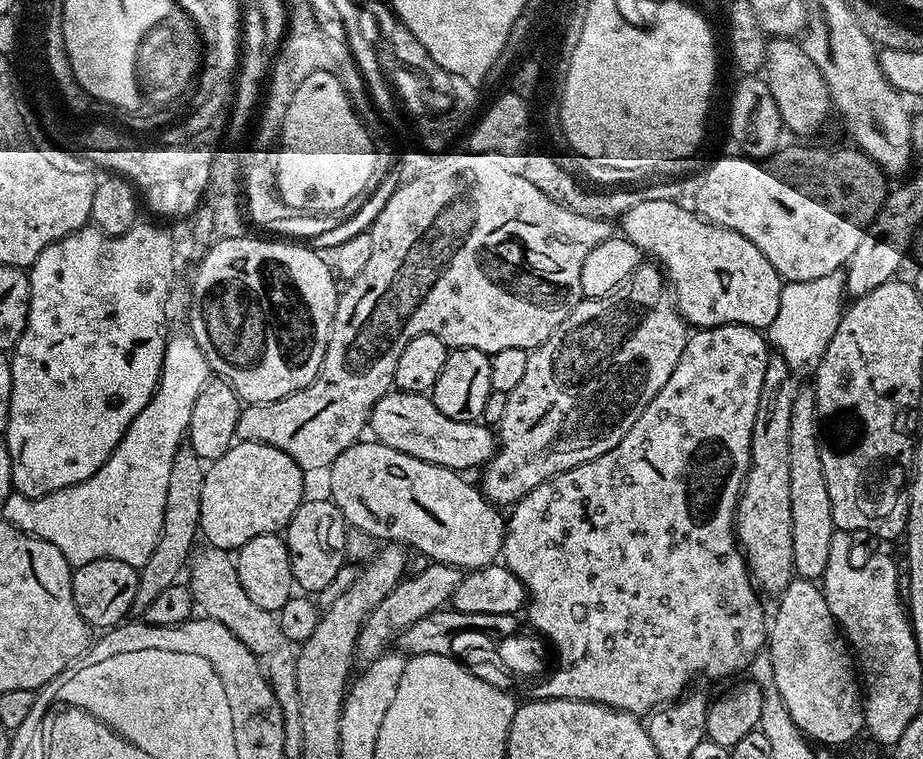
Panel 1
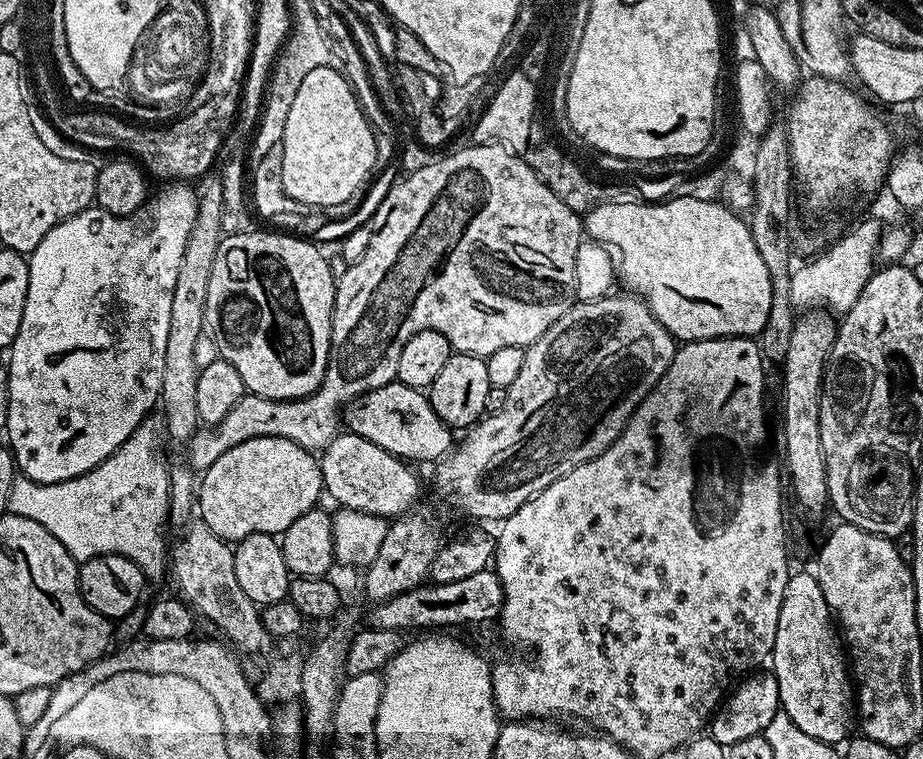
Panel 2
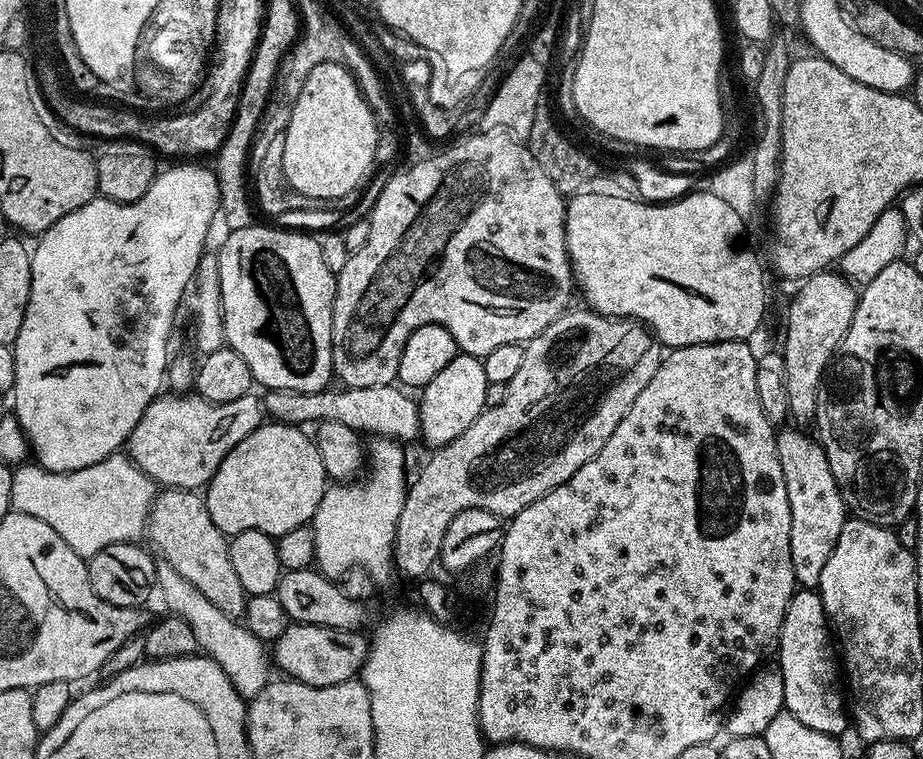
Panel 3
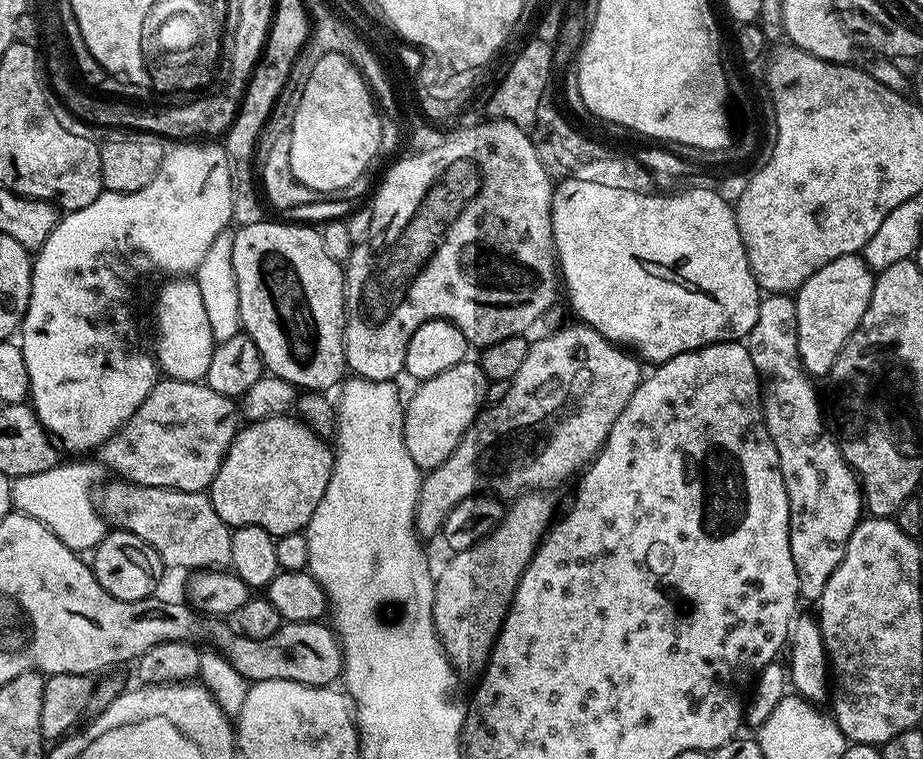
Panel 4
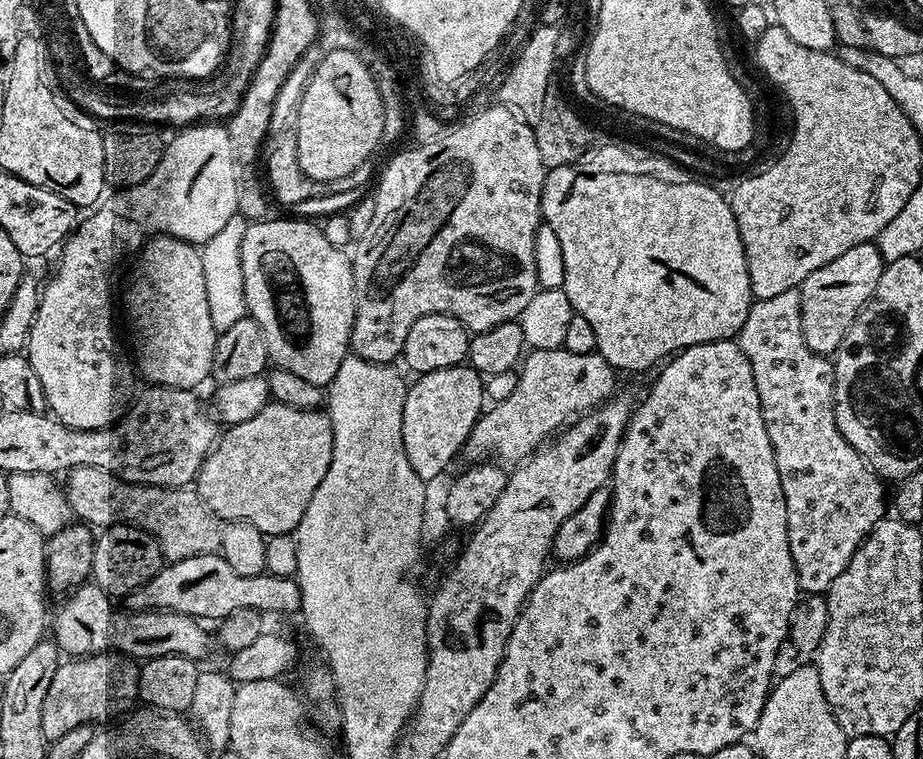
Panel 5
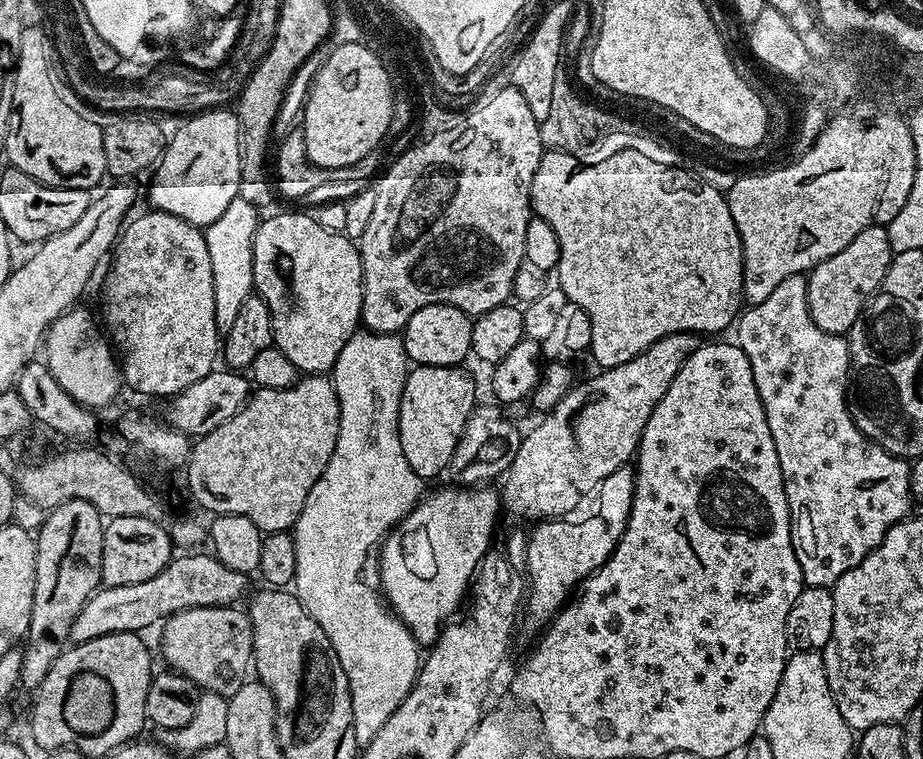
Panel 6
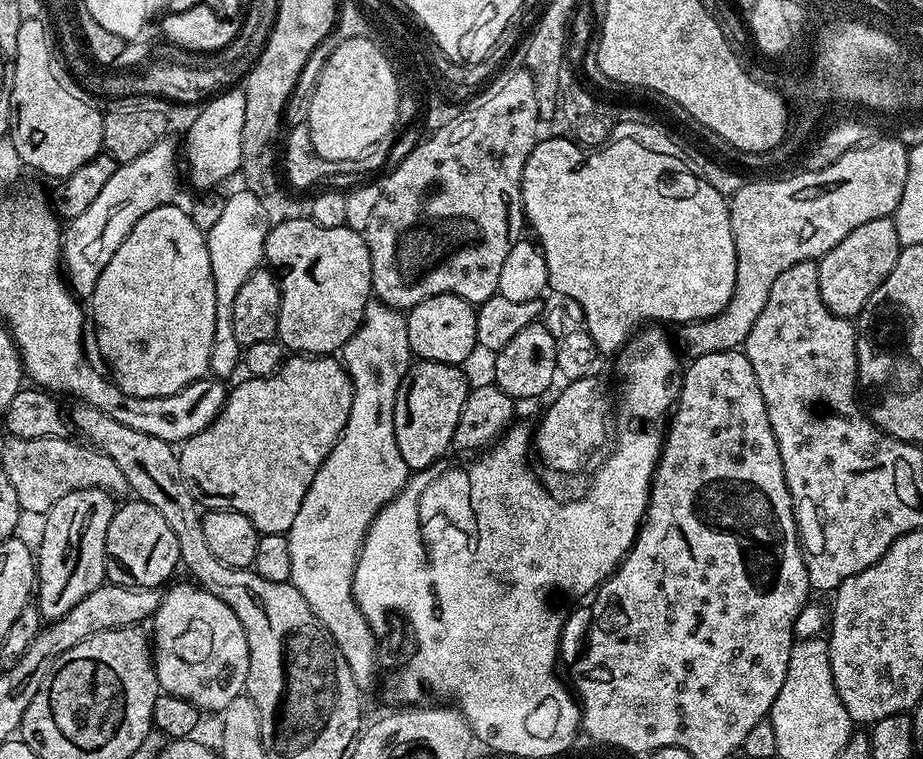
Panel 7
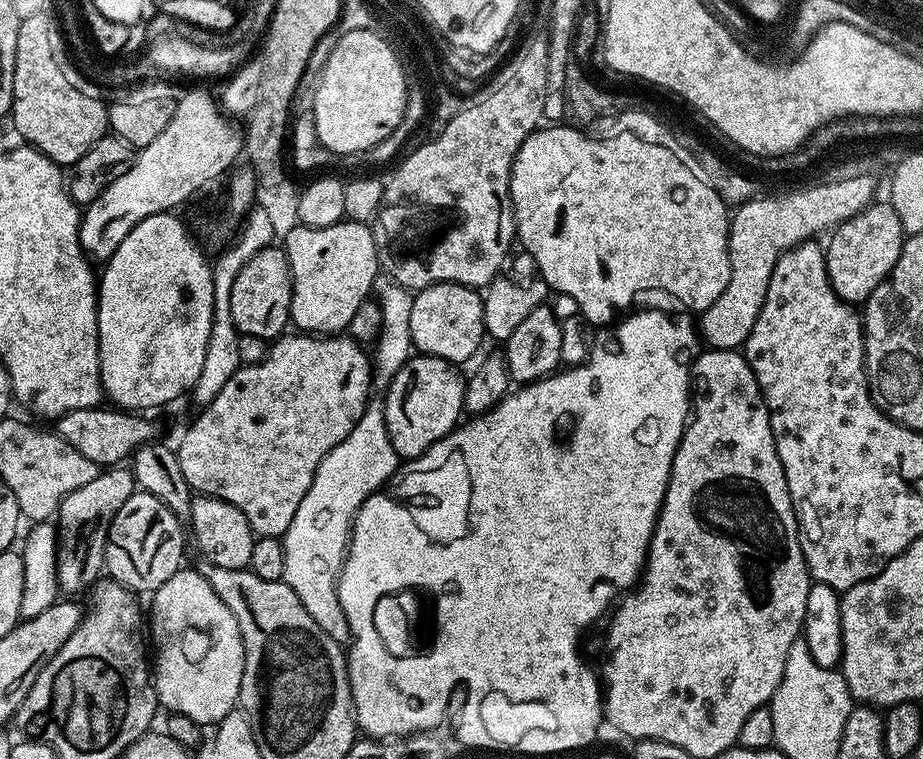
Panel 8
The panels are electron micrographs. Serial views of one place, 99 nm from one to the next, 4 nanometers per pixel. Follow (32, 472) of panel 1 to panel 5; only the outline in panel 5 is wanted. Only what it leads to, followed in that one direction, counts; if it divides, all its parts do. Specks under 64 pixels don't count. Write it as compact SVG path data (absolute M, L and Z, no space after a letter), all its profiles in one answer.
M199 122L176 134L173 140L167 141L162 162L158 162L154 174L150 174L146 182L133 188L113 191L113 196L109 195L95 209L97 212L93 216L85 220L83 217L77 223L72 235L59 249L60 261L56 264L56 273L49 278L48 285L43 285L40 305L28 331L26 355L30 366L34 366L34 374L38 374L38 382L42 382L51 415L68 428L106 428L120 419L129 403L128 391L132 388L134 368L129 357L127 360L120 353L116 328L112 325L111 276L112 271L119 266L120 259L131 252L132 255L139 253L145 240L161 234L202 246L214 238L214 234L218 234L218 230L222 230L222 226L226 226L232 216L237 215L238 165L227 127L220 122Z

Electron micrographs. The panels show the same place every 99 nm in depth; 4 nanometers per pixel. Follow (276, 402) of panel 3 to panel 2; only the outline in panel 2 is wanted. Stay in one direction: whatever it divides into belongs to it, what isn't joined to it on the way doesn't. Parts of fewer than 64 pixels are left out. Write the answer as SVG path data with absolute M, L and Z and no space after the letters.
M399 382L378 386L378 390L370 390L357 400L350 401L342 413L342 424L347 431L366 438L366 442L374 442L374 446L382 446L382 450L405 462L439 462L454 447L453 429L438 418L427 395L419 388Z

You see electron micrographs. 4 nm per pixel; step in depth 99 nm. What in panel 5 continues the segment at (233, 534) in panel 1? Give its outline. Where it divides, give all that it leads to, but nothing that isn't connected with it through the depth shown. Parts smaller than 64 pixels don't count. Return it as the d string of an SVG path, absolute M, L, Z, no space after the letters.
M269 402L254 418L246 418L246 422L238 422L227 431L228 436L221 435L202 462L194 481L195 492L218 517L250 522L265 534L295 533L306 506L310 506L310 498L314 498L314 490L330 470L334 434L327 411Z

